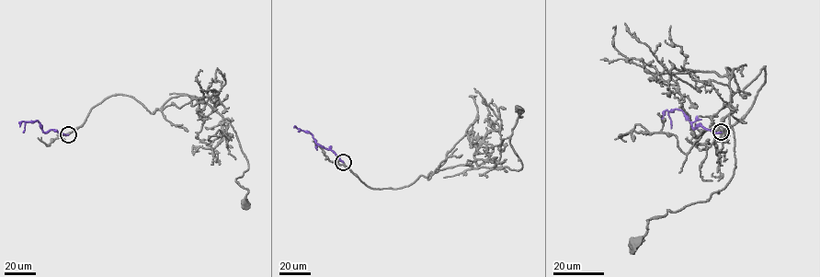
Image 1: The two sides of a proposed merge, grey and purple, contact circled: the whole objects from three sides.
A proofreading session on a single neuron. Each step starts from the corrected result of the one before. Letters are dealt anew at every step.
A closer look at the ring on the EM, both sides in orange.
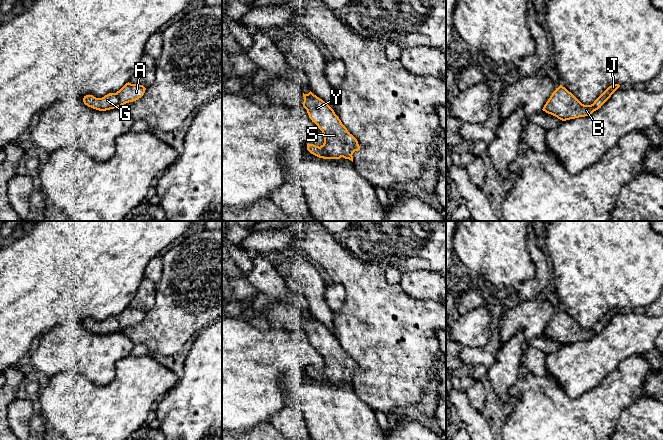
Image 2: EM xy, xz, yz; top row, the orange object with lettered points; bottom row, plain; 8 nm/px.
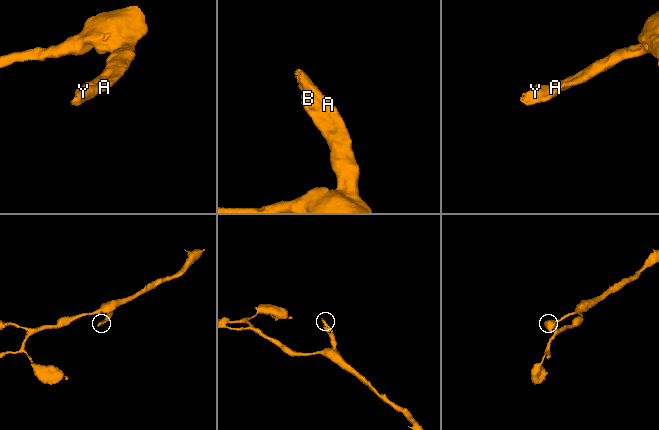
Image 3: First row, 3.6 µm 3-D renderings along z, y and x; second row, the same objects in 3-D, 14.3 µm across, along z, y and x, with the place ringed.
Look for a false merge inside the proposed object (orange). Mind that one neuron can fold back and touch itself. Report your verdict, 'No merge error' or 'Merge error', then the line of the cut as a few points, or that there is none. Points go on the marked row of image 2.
No merge error. No split

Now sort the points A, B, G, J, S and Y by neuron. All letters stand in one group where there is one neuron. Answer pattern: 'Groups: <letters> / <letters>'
Groups: A B G J S Y

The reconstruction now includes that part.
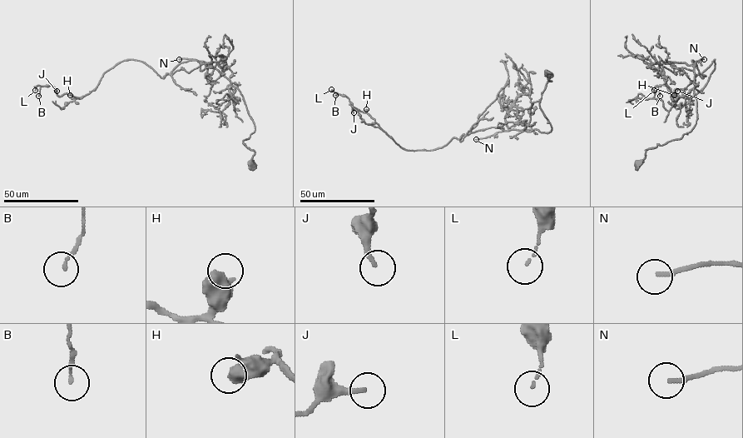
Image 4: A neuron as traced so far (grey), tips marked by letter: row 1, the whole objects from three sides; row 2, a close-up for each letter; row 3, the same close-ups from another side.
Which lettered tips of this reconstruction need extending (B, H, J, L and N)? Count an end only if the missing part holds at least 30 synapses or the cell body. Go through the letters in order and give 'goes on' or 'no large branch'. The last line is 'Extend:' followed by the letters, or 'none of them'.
B: no large branch
H: no large branch
J: no large branch
L: no large branch
N: goes on
Extend: N

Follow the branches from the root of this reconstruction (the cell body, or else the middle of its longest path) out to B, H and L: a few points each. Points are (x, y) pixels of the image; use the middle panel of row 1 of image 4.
B: (547, 72), (539, 107), (548, 132), (490, 127), (430, 150), (403, 149), (347, 97), (335, 95)
H: (547, 72), (552, 81), (539, 107), (552, 126), (548, 132), (490, 127), (438, 149), (406, 150), (366, 109)
L: (547, 72), (552, 81), (539, 107), (552, 126), (548, 132), (490, 127), (430, 150), (403, 149), (331, 89)

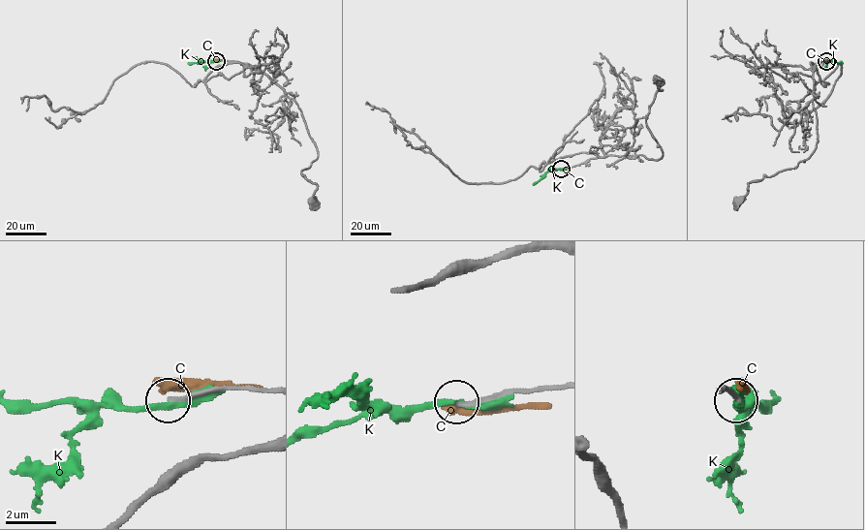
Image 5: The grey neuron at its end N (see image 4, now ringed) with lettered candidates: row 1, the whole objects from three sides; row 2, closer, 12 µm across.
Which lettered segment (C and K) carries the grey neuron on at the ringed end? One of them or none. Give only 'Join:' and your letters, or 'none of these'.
Join: none of these

